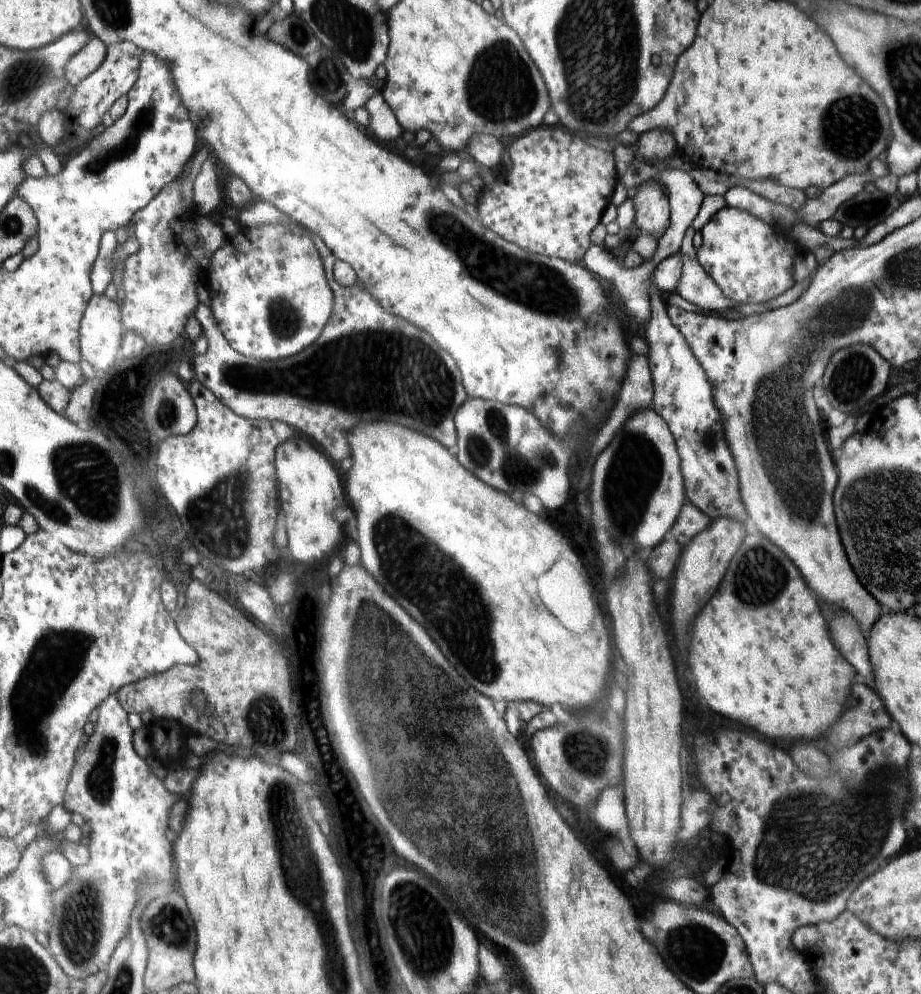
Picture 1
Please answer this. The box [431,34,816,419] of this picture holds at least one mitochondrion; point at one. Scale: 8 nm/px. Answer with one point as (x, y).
(499, 88)

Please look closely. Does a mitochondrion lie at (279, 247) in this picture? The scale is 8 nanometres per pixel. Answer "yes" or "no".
no

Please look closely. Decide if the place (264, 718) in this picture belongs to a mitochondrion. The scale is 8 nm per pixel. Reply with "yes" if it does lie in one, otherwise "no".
yes

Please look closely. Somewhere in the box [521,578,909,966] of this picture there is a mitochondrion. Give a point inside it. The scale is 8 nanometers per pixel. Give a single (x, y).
(810, 847)

